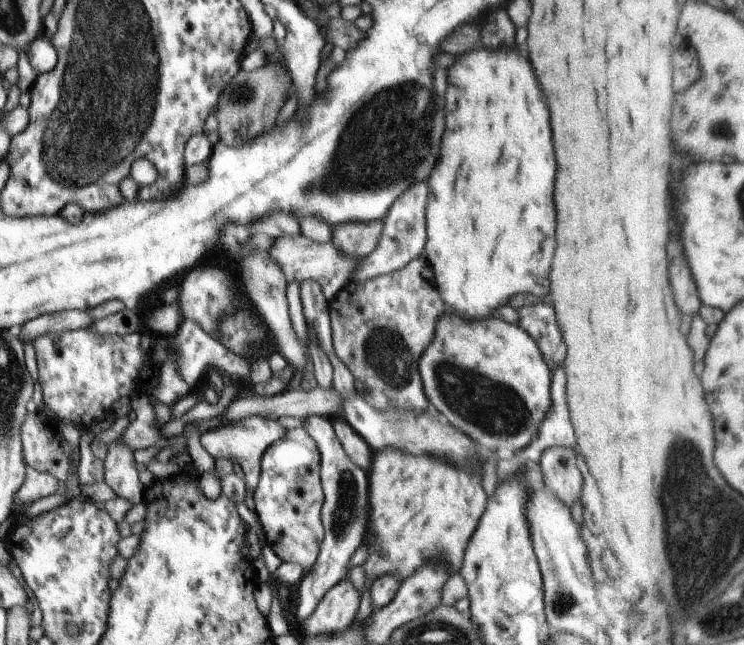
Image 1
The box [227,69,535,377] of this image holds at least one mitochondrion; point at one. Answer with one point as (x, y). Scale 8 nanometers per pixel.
(387, 140)

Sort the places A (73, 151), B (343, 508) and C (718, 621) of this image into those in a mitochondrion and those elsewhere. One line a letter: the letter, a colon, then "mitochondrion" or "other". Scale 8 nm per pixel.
A: mitochondrion
B: mitochondrion
C: mitochondrion

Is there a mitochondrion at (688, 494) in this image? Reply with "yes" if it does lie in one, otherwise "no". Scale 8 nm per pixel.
yes

